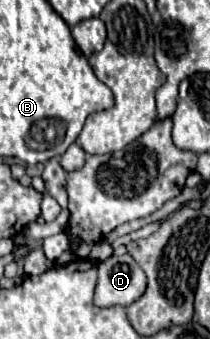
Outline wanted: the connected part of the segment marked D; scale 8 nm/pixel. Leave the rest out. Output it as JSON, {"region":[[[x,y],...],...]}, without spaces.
{"region":[[[111,256],[97,264],[99,280],[95,288],[95,306],[129,306],[139,300],[147,288],[147,276],[129,256]]]}

